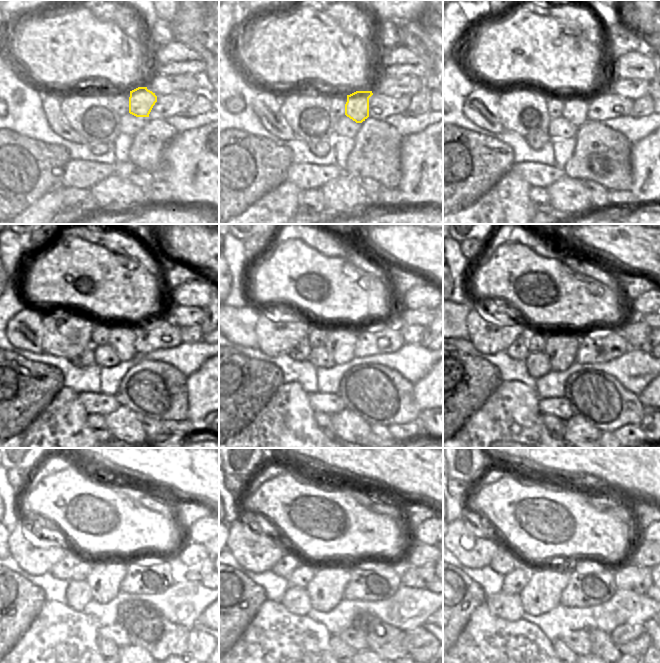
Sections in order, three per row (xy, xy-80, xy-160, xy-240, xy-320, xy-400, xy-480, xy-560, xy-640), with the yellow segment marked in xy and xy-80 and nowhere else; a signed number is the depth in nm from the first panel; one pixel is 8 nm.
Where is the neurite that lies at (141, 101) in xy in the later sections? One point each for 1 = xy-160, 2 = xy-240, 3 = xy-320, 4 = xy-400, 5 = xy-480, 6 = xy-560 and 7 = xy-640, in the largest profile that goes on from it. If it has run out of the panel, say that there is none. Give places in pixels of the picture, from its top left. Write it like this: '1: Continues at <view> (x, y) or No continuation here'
1: Continues at xy-160 (575, 110)
2: Continues at xy-240 (122, 337)
3: Continues at xy-320 (341, 341)
4: Continues at xy-400 (561, 347)
5: Continues at xy-480 (104, 580)
6: Continues at xy-560 (325, 590)
7: Continues at xy-640 (542, 593)

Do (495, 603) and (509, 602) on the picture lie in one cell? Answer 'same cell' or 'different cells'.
same cell

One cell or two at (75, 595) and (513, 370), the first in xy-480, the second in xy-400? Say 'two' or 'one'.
two

